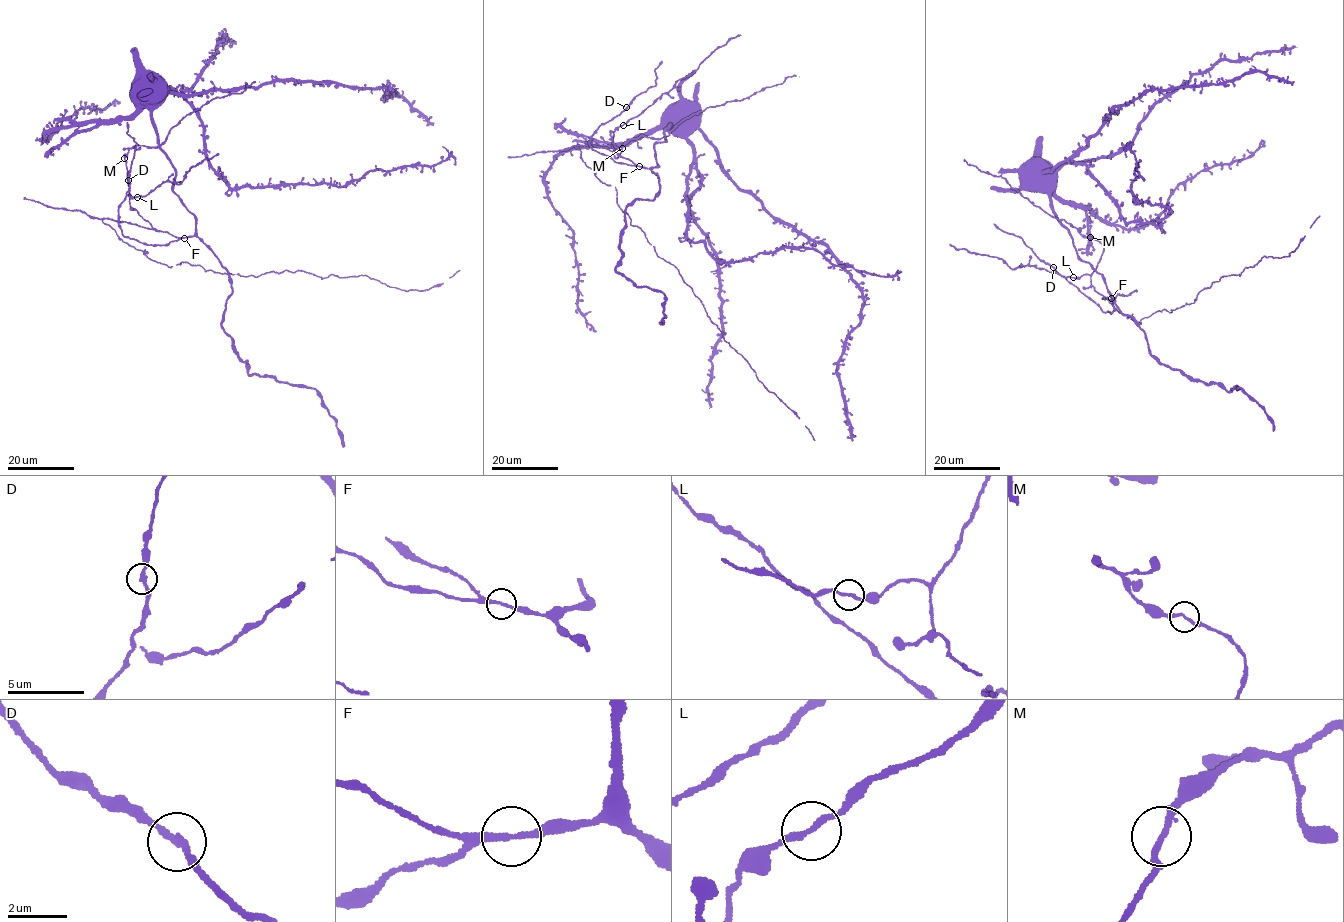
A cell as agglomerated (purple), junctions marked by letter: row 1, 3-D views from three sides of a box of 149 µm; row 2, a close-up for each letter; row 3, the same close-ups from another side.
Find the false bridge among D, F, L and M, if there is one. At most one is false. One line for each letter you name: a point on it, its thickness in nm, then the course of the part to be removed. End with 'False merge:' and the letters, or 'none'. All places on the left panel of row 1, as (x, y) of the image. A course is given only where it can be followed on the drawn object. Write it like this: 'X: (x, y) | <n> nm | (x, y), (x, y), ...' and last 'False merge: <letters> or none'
False merge: none

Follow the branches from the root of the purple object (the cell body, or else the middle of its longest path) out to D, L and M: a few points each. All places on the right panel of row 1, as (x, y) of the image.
D: (1033, 174), (1028, 172), (1028, 182), (1047, 194), (1078, 257), (1101, 275), (1115, 309), (1103, 312), (1053, 268)
L: (1033, 174), (1028, 172), (1028, 182), (1047, 194), (1060, 222), (1063, 220), (1103, 246), (1093, 272), (1073, 277)
M: (1033, 174), (1028, 172), (1028, 182), (1047, 194), (1057, 219), (1090, 237)

